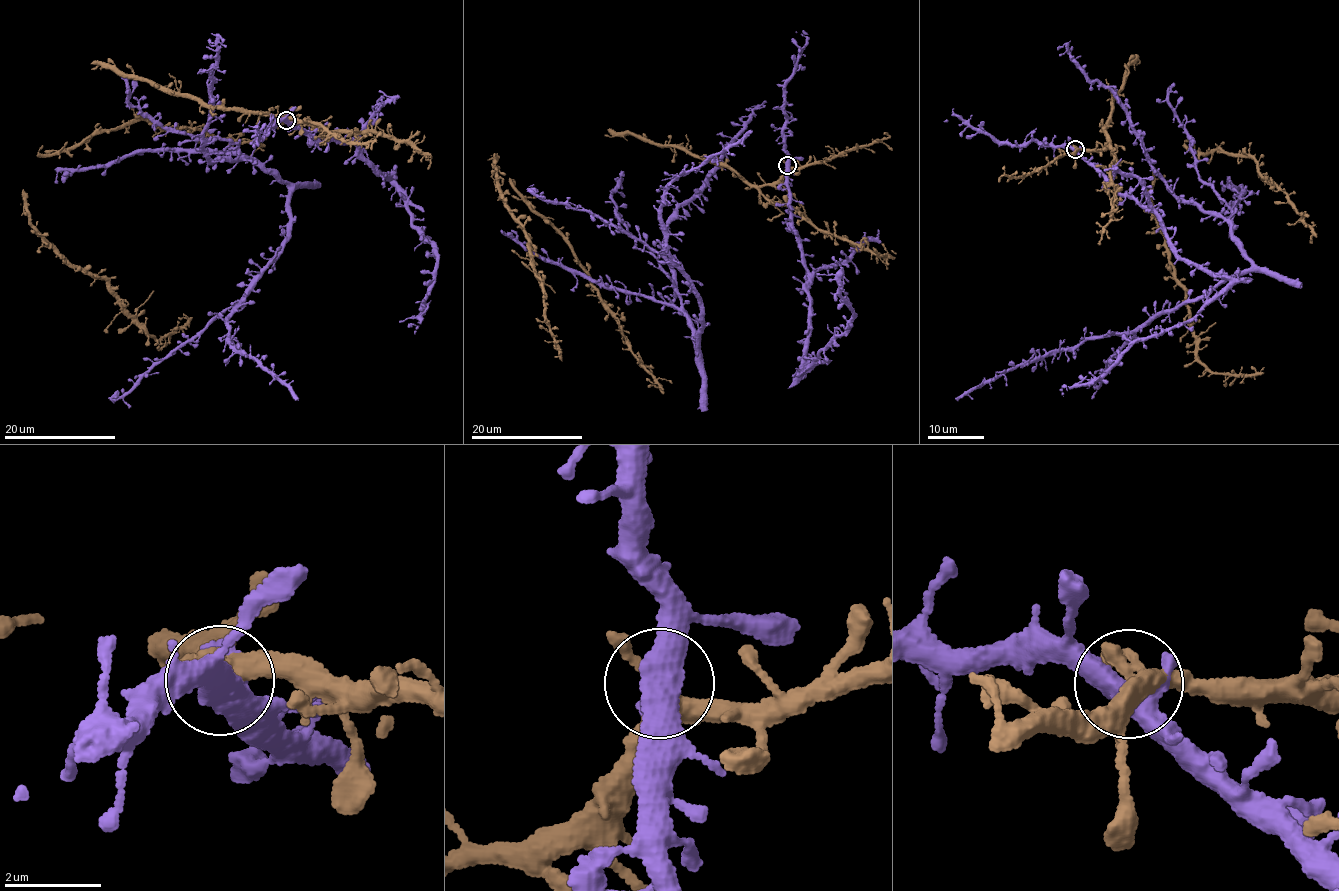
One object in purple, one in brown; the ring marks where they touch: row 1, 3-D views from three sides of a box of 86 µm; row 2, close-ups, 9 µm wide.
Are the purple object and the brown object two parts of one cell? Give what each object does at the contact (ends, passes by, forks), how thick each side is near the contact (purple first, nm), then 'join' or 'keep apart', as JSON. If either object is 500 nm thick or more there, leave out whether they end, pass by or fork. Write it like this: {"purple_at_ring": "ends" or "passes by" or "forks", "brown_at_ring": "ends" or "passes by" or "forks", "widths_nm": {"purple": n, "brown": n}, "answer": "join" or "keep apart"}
{"purple_at_ring": "forks", "brown_at_ring": "forks", "widths_nm": {"purple": 420, "brown": 300}, "answer": "keep apart"}

